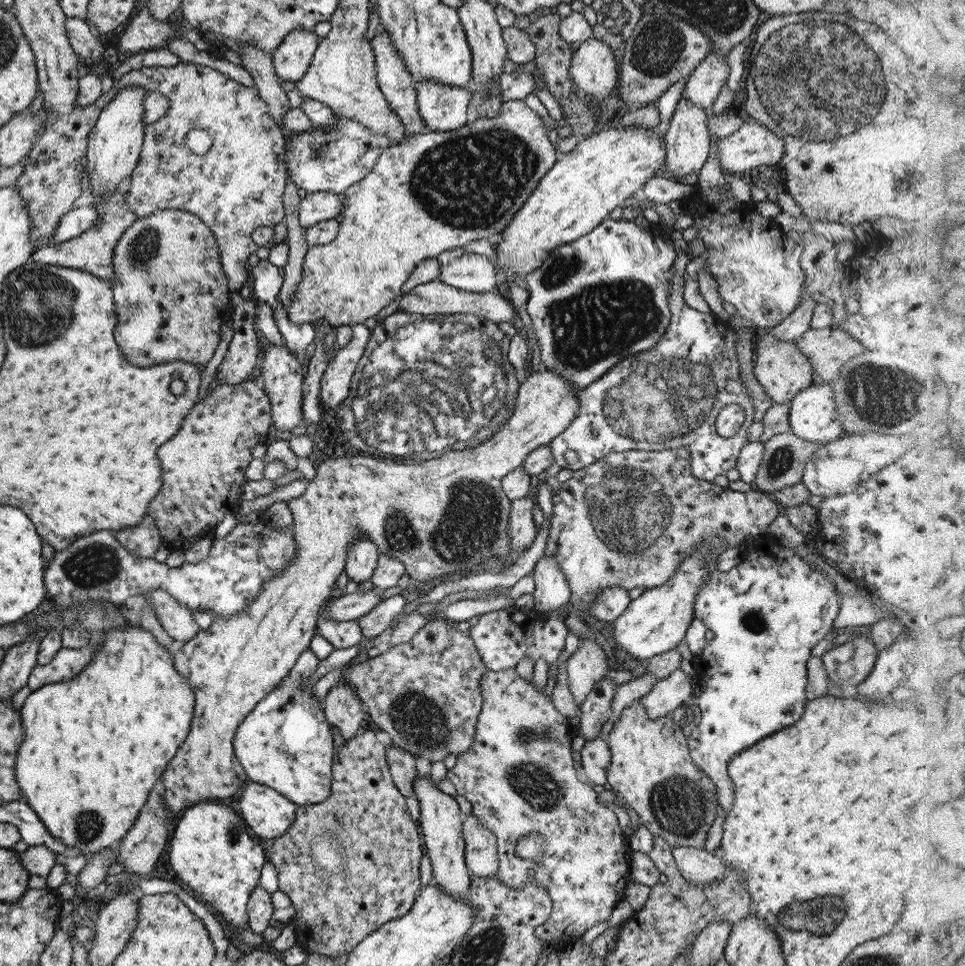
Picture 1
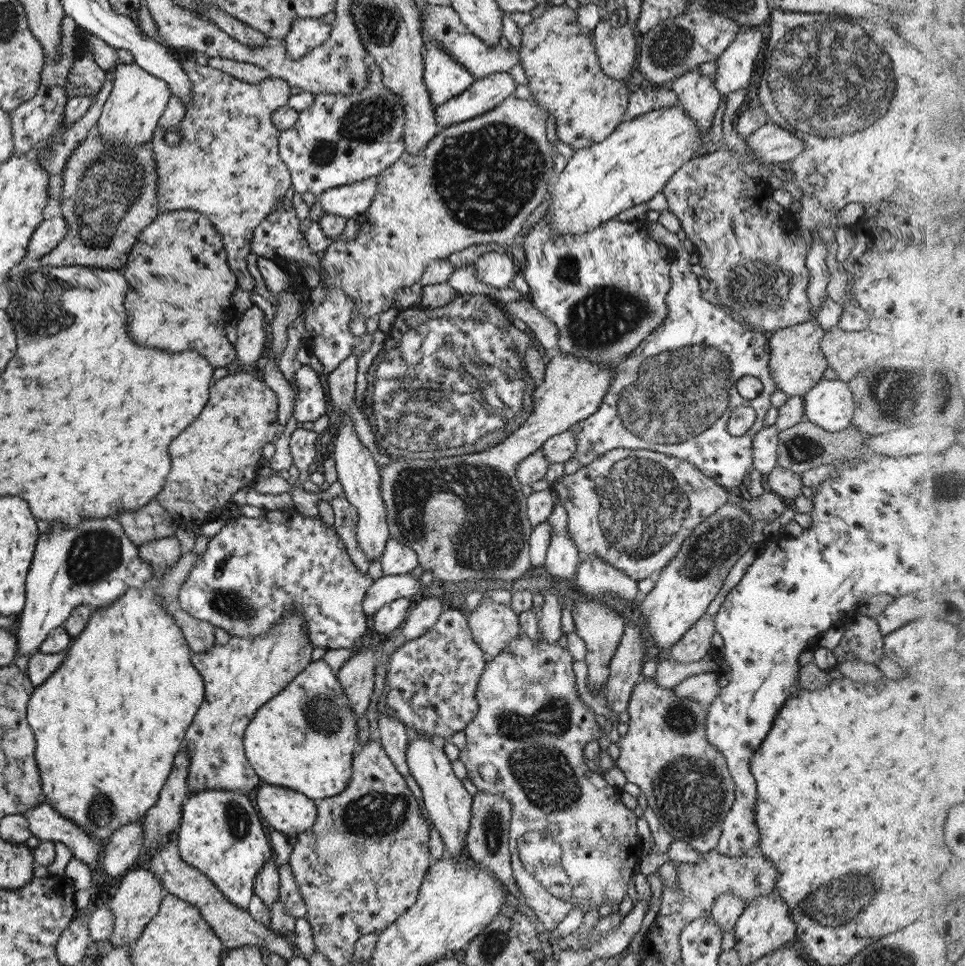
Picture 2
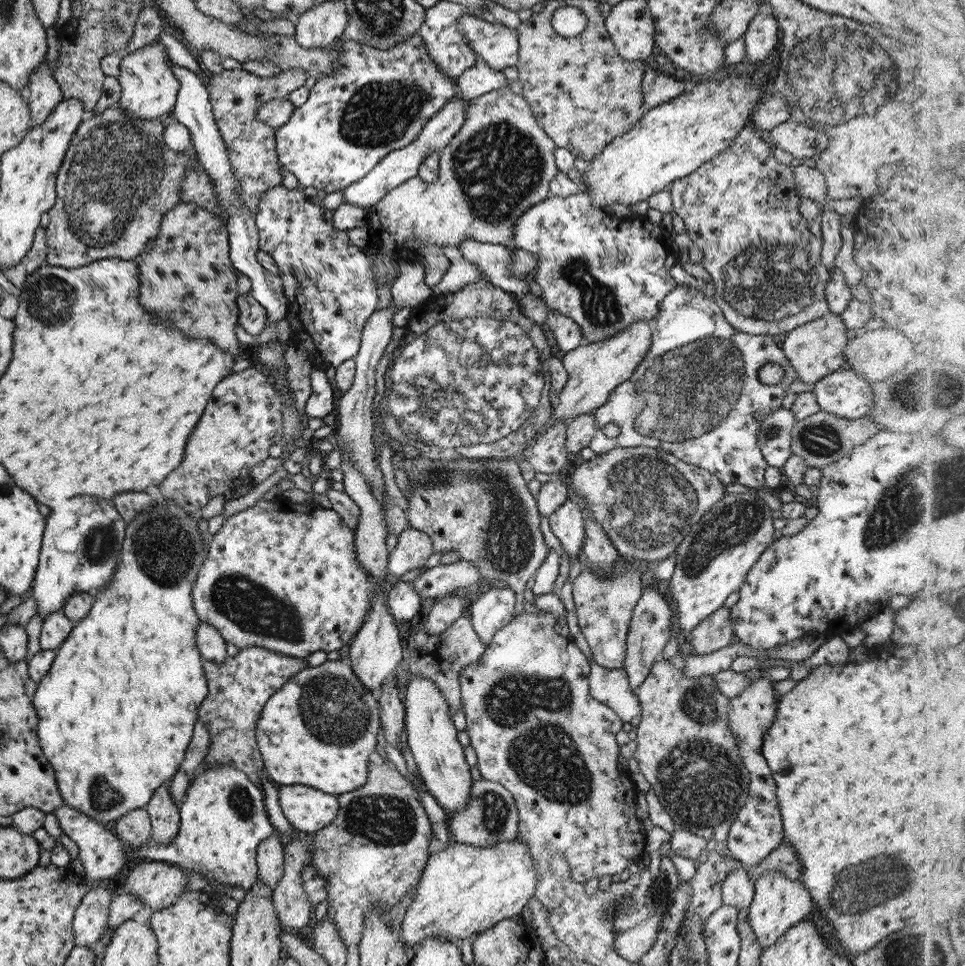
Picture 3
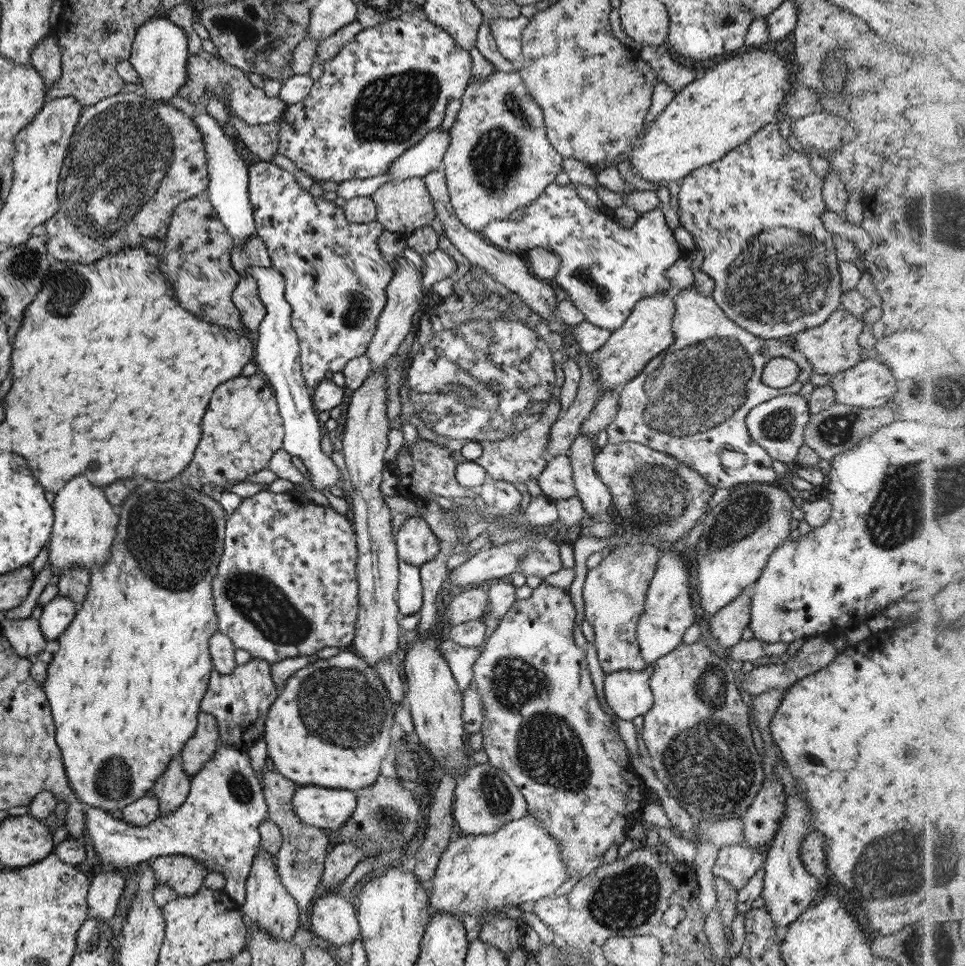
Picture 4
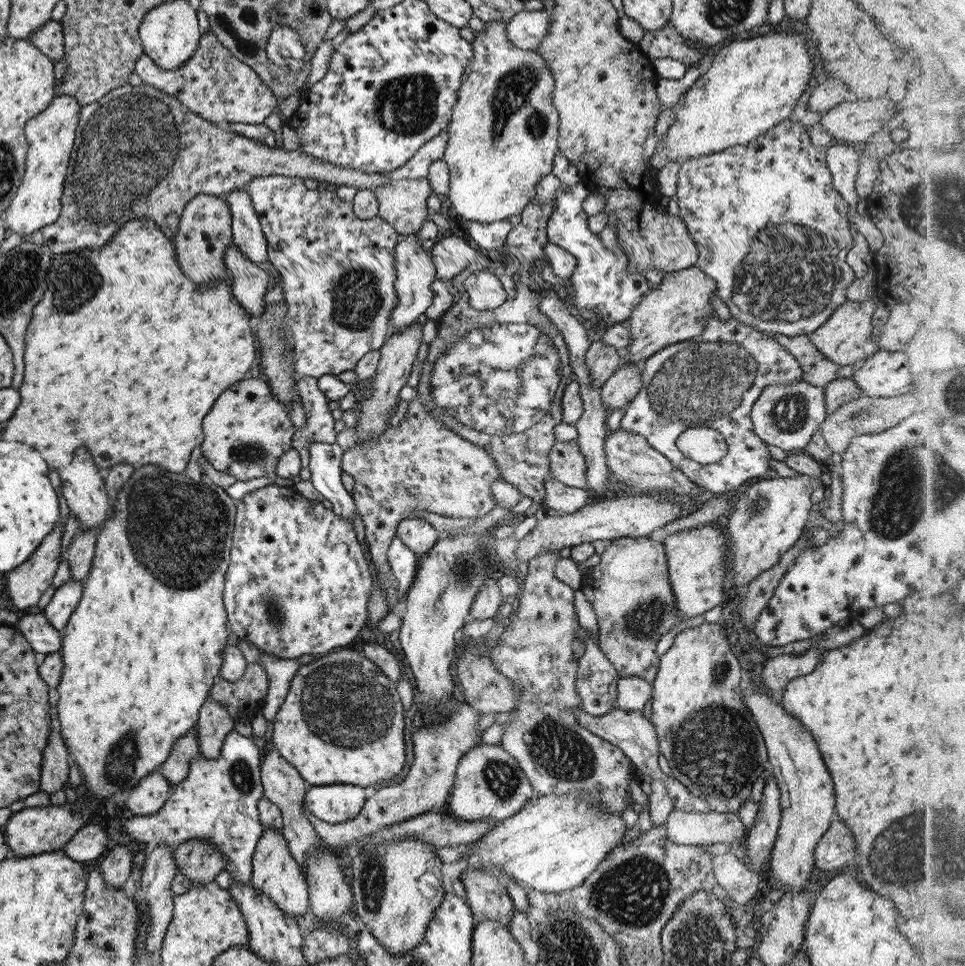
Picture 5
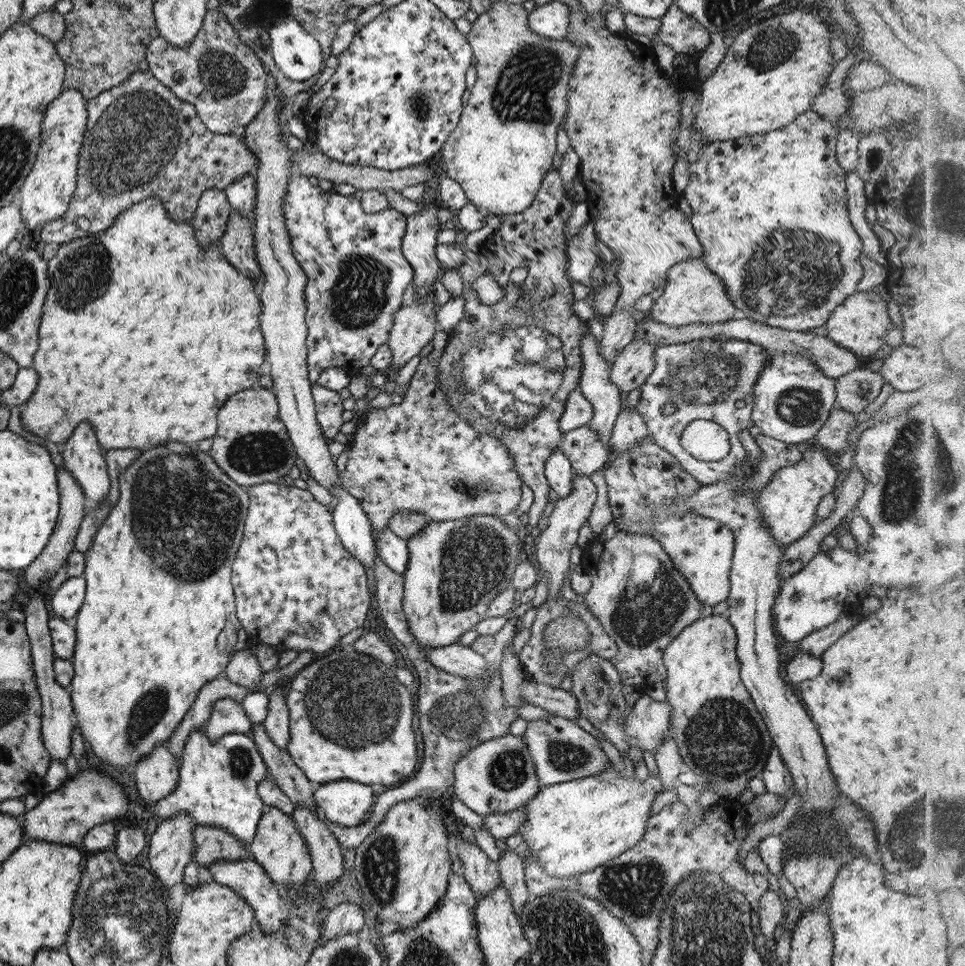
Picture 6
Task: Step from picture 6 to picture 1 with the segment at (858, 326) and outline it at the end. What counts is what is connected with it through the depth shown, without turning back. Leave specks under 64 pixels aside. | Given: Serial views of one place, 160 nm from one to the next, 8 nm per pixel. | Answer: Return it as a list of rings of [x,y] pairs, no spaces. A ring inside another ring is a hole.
[[[759,332],[754,338],[755,360],[753,360],[753,376],[762,386],[763,391],[774,404],[785,404],[795,394],[811,385],[811,366],[807,358],[799,352],[795,341],[779,342],[769,333]]]

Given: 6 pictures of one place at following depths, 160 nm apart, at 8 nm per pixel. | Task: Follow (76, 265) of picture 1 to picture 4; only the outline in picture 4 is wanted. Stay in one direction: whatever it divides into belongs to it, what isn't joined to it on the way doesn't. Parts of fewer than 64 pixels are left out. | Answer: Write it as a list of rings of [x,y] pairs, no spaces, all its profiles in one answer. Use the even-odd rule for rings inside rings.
[[[137,87],[135,91],[121,92],[113,96],[104,98],[88,107],[82,107],[77,124],[71,133],[71,141],[66,148],[65,156],[59,180],[57,183],[58,210],[47,221],[44,222],[46,228],[46,241],[44,242],[46,254],[49,260],[75,261],[81,264],[89,264],[99,260],[103,255],[110,255],[120,251],[121,247],[127,245],[136,247],[142,246],[147,238],[156,238],[160,241],[155,255],[162,256],[164,253],[164,238],[167,232],[170,215],[173,209],[184,200],[203,196],[208,185],[208,170],[206,167],[205,145],[201,140],[201,131],[195,126],[193,119],[183,115],[183,112],[170,106],[168,103],[153,102],[142,93],[142,88]]]

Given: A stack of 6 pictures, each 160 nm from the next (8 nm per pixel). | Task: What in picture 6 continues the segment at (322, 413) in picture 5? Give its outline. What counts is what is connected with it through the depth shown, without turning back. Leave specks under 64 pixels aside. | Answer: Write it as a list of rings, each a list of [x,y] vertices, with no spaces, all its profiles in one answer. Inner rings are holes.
[[[316,383],[310,384],[310,393],[315,406],[315,420],[326,440],[331,442],[342,424],[341,414],[344,410],[339,393]]]

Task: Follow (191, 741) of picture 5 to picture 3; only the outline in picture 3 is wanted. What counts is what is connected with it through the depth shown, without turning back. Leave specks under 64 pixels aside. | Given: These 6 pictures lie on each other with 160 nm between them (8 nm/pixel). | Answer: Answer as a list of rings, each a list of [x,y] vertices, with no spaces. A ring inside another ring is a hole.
[[[162,782],[144,806],[148,812],[153,843],[169,843],[179,830],[178,807],[170,795],[170,783]]]

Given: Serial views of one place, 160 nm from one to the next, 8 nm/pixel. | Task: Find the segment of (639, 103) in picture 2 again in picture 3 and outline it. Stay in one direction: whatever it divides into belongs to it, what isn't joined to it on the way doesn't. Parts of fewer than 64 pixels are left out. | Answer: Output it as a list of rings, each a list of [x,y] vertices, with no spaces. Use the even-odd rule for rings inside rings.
[[[647,61],[644,63],[644,73],[641,79],[642,110],[649,110],[685,92],[685,81],[666,76],[657,69],[649,67]]]

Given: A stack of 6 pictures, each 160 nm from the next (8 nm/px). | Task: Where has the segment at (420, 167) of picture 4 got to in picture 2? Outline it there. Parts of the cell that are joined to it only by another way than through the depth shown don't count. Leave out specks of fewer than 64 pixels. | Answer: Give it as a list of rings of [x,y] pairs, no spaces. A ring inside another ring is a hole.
[[[494,72],[485,78],[474,79],[461,94],[433,108],[434,121],[447,128],[471,120],[513,94],[516,85],[508,72]],[[376,175],[361,179],[351,184],[336,186],[325,190],[316,196],[321,210],[327,214],[342,216],[343,218],[358,218],[367,210],[372,196],[378,187],[378,176]]]

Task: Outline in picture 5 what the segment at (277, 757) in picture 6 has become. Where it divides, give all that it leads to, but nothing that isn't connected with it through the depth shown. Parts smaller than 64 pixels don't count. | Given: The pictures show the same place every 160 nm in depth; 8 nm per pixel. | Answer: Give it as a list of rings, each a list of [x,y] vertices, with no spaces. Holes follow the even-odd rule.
[[[460,695],[455,700],[459,706],[457,713],[453,710],[451,714],[441,716],[441,722],[425,724],[412,734],[413,763],[403,780],[396,785],[376,787],[376,792],[366,799],[359,814],[352,820],[337,825],[327,824],[317,820],[316,816],[303,808],[302,801],[302,814],[313,825],[321,842],[335,851],[343,850],[376,831],[385,830],[387,826],[434,811],[445,802],[453,786],[454,770],[459,758],[481,742],[481,734],[476,731],[476,722],[480,715],[471,705],[463,703],[465,700]]]

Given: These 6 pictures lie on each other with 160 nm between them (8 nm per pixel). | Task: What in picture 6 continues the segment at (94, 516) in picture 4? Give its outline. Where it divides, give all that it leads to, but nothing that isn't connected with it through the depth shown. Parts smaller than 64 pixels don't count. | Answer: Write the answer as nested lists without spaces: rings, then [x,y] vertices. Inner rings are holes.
[[[87,422],[75,426],[65,442],[62,464],[81,488],[85,498],[99,502],[105,498],[109,489],[106,460],[95,440],[95,434]]]

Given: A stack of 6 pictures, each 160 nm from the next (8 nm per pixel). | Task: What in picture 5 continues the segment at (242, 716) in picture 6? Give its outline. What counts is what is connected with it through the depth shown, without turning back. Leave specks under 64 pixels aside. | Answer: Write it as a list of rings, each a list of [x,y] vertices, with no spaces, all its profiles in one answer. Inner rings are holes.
[[[205,701],[196,720],[199,755],[206,759],[218,757],[224,736],[236,729],[234,720],[223,705],[215,701]]]

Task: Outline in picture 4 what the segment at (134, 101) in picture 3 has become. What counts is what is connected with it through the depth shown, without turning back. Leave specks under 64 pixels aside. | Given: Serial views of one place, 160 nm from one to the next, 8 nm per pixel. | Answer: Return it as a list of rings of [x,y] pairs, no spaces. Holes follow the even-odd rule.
[[[151,17],[140,24],[132,40],[128,62],[136,70],[140,82],[137,86],[142,88],[145,98],[167,103],[186,80],[188,55],[186,34],[167,17]]]

